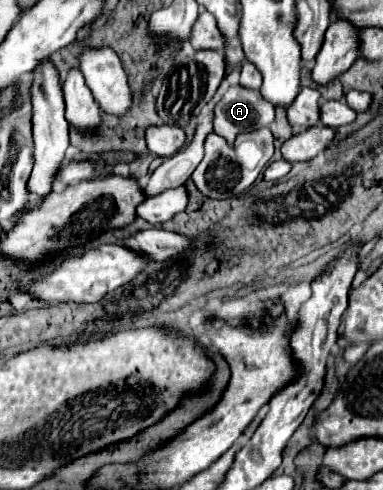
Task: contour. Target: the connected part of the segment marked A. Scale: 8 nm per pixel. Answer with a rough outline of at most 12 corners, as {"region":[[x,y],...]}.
{"region":[[230,86],[214,104],[214,132],[232,142],[274,122],[260,90]]}

